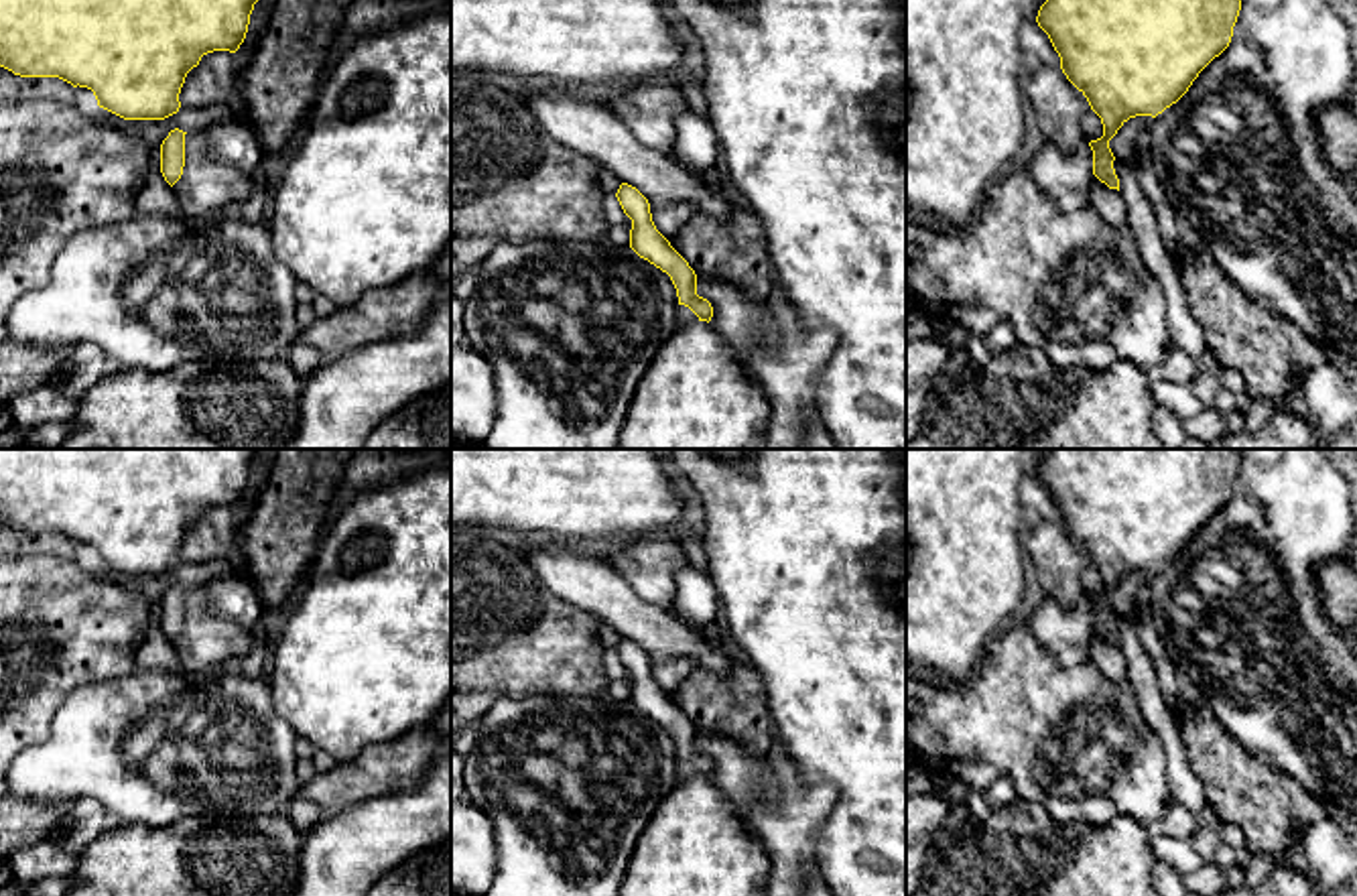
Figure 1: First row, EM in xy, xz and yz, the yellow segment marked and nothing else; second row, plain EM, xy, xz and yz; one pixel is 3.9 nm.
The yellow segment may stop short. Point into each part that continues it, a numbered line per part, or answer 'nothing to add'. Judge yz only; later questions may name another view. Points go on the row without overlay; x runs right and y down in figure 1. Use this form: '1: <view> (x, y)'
nothing to add

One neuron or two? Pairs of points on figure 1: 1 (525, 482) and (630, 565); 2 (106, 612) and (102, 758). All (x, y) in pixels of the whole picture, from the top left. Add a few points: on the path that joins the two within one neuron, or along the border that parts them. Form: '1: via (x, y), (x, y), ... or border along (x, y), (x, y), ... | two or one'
1: border along (667, 531), (624, 543) | two
2: border along (135, 669), (116, 679), (82, 683), (61, 704) | two

